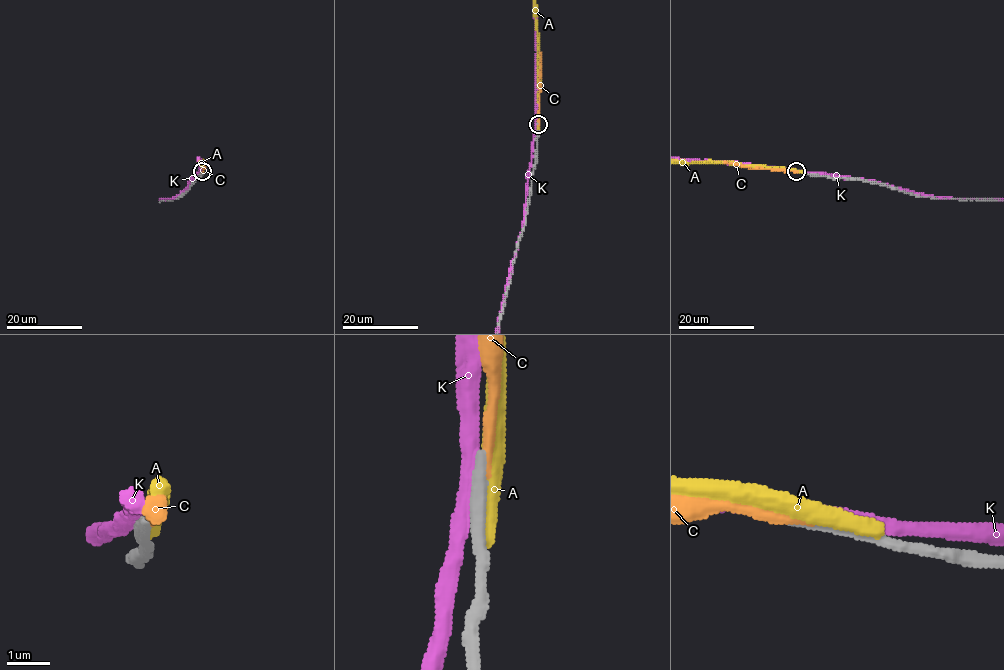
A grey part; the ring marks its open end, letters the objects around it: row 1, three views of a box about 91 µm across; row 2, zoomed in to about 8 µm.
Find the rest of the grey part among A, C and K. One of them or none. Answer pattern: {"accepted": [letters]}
{"accepted": ["C"]}

